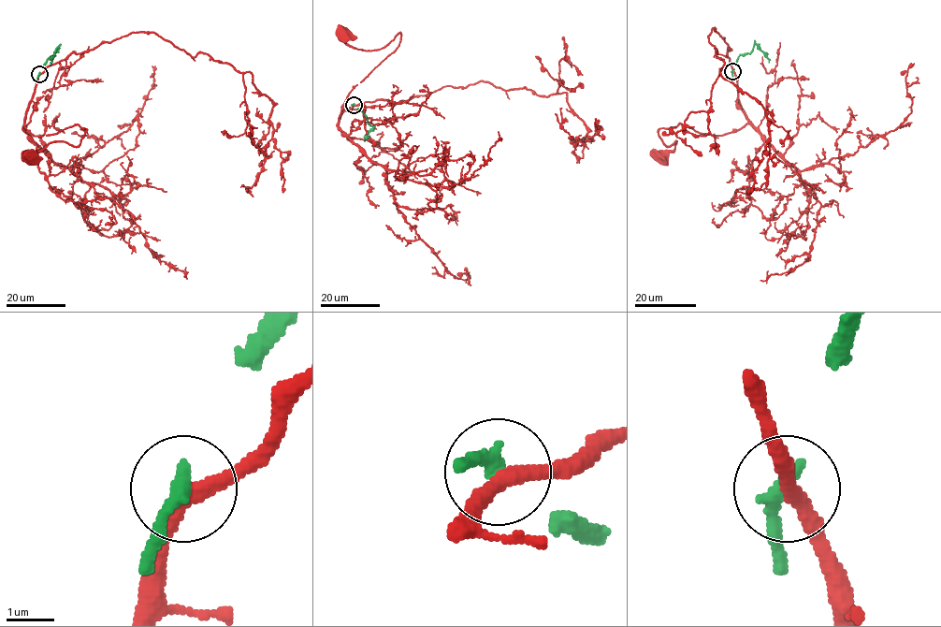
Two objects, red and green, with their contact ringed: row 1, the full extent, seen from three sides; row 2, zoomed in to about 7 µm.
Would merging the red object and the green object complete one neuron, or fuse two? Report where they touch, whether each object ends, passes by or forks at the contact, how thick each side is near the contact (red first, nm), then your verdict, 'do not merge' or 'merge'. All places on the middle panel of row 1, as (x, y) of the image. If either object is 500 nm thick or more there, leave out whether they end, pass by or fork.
at (354, 105); red passes by; green ends there; 320 nm thick on the red side, 400 nm on the other; do not merge

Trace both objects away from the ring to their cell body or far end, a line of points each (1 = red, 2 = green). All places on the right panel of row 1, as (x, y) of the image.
1: (732, 70), (748, 121), (721, 135), (679, 123), (660, 128), (666, 146), (676, 142), (663, 158)
2: (732, 70), (738, 57), (749, 53), (755, 44), (769, 62)

